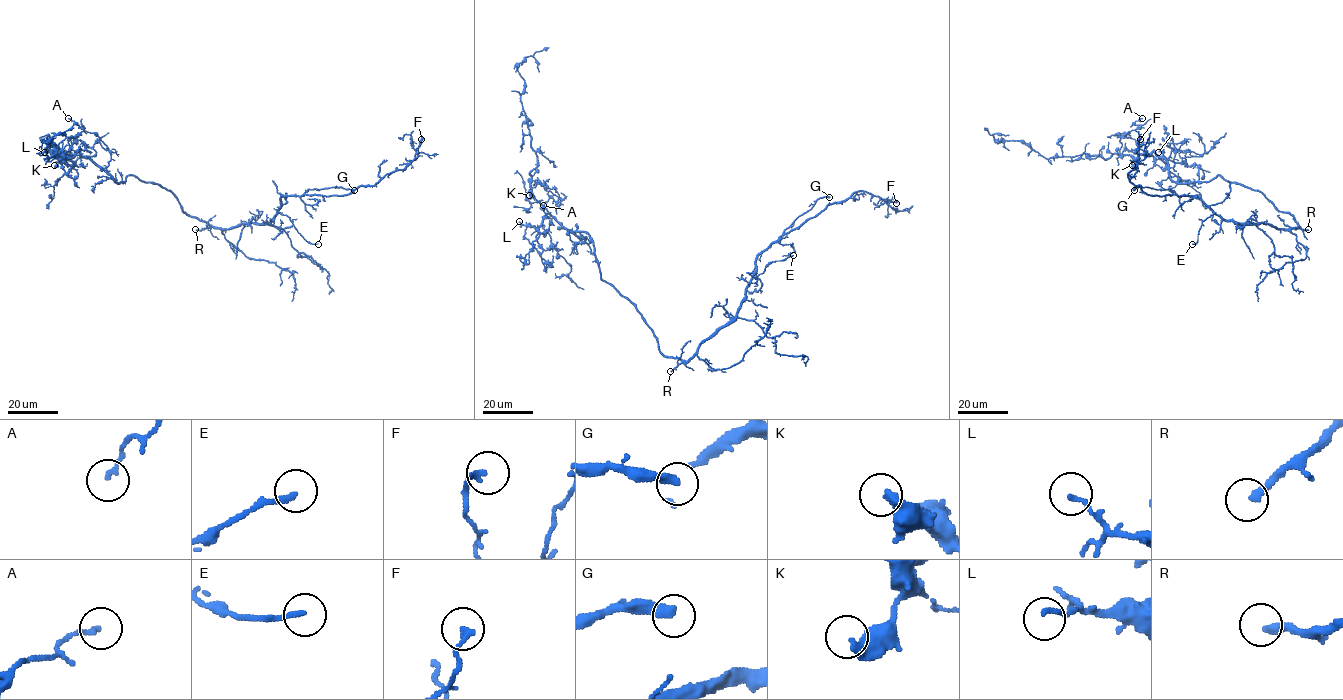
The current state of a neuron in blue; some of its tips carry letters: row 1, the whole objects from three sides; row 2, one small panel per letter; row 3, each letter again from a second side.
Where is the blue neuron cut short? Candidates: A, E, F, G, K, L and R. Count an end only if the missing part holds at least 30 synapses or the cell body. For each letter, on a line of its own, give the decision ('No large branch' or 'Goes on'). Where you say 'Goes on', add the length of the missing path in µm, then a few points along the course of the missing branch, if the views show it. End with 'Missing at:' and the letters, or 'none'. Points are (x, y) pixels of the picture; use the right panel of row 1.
A: No large branch
E: No large branch
F: No large branch
G: Goes on. Missing length about 60 µm. Course of what is missing: (1134, 190), (1124, 189), (1112, 177), (1115, 159), (1142, 132), (1155, 125)
K: No large branch
L: No large branch
R: Goes on. Missing length about 70 µm
Missing at: G, R

